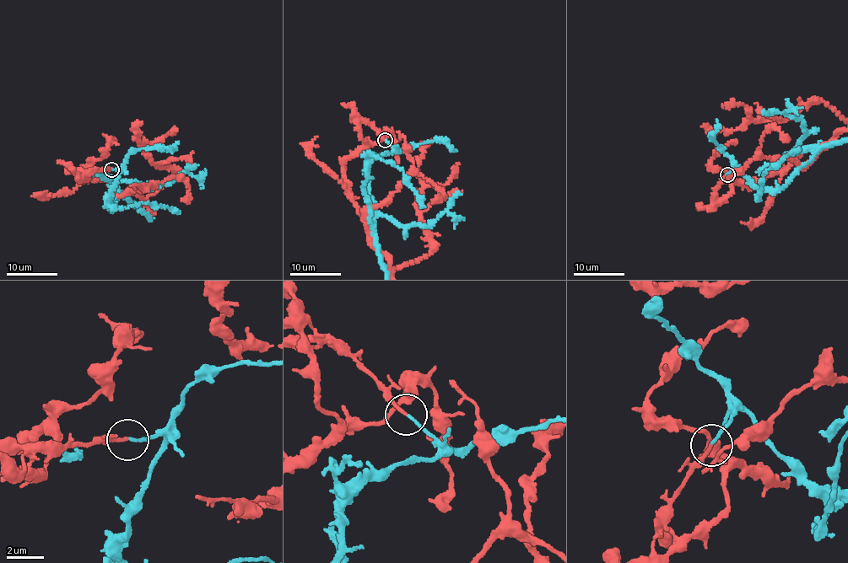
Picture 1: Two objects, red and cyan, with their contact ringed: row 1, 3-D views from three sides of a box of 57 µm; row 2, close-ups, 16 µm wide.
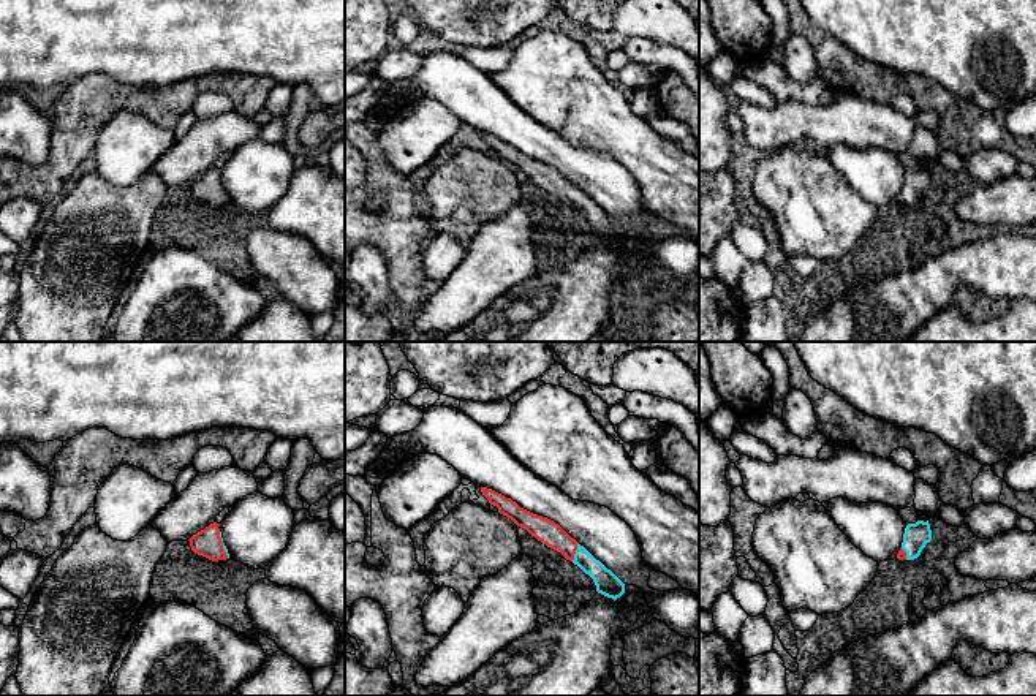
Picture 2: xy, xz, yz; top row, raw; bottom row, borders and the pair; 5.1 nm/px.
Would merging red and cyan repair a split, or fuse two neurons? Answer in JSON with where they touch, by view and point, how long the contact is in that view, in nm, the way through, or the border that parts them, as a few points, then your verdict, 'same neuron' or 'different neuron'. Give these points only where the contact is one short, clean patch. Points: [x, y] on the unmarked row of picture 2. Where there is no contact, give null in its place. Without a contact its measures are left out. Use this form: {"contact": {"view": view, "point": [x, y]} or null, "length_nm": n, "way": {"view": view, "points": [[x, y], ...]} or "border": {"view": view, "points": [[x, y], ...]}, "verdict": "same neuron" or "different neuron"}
{"contact": {"view": "xz", "point": [574, 198]}, "length_nm": 100, "verdict": "different neuron"}

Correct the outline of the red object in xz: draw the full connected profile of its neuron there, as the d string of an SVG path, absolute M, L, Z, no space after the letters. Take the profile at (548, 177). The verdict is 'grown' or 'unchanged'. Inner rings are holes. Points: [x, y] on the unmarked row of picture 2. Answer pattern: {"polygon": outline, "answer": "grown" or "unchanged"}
{"polygon": "M481 133L481 138L490 150L498 153L500 160L511 165L517 172L527 176L547 193L560 198L566 206L574 206L579 188L571 183L558 169L520 153L516 147L492 134Z", "answer": "unchanged"}

